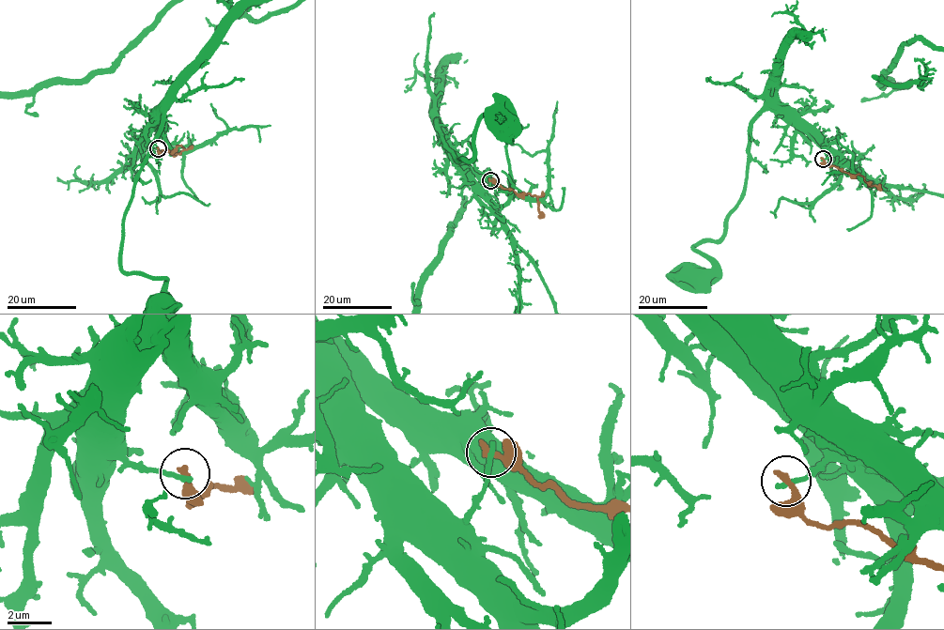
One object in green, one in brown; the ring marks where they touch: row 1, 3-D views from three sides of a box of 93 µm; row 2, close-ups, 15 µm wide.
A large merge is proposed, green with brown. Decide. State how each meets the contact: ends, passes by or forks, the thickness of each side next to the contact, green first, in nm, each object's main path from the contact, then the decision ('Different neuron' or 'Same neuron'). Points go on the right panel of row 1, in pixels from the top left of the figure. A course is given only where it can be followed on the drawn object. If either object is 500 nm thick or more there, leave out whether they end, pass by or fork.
At the ring green ends. At the ring brown ends. Thickness 260 nm (green) against 320 nm. Course of green: (822, 160), (827, 152), (804, 131), (770, 109), (761, 113), (725, 233), (694, 248), (712, 268), (687, 275). Course of brown: (822, 159), (827, 165), (834, 166), (855, 176), (858, 174), (870, 186), (880, 188). Different neuron

